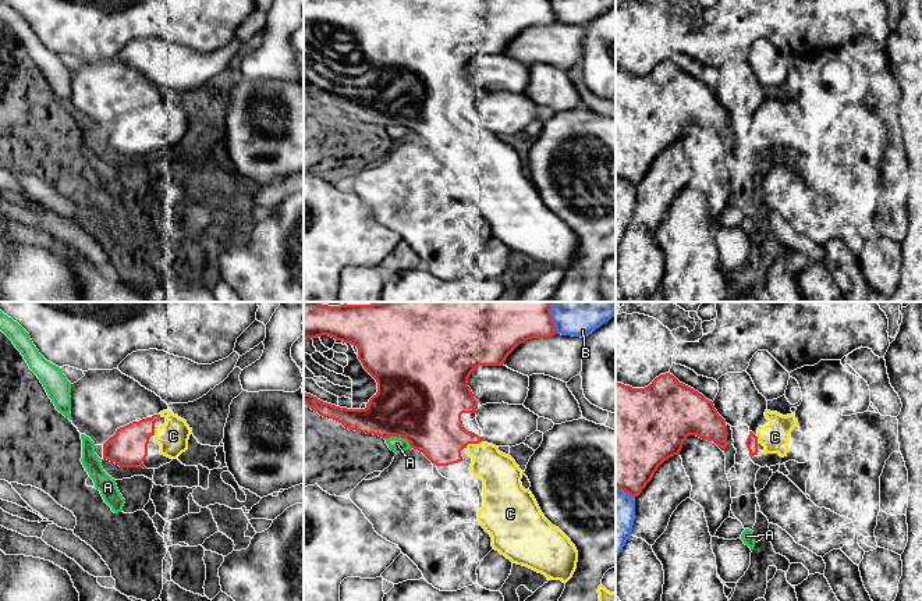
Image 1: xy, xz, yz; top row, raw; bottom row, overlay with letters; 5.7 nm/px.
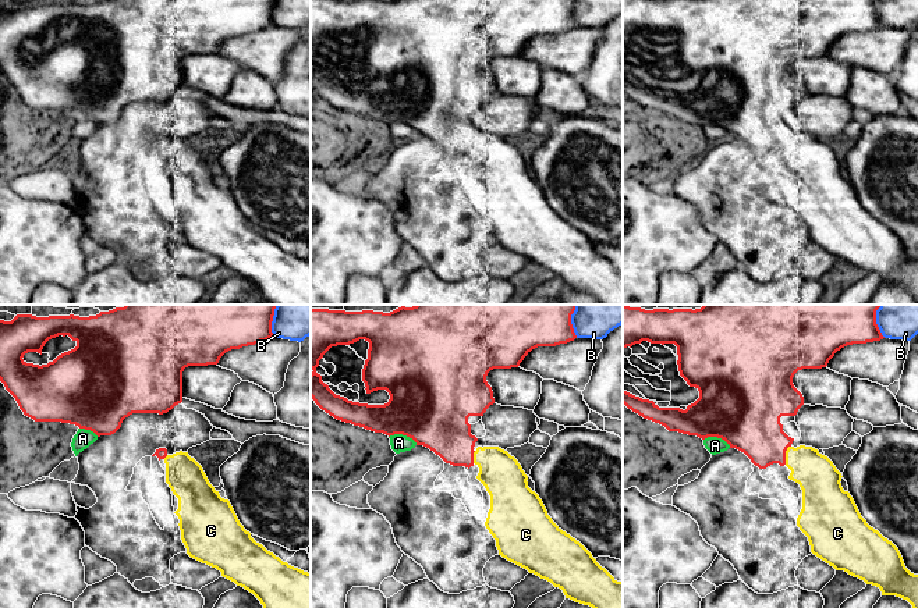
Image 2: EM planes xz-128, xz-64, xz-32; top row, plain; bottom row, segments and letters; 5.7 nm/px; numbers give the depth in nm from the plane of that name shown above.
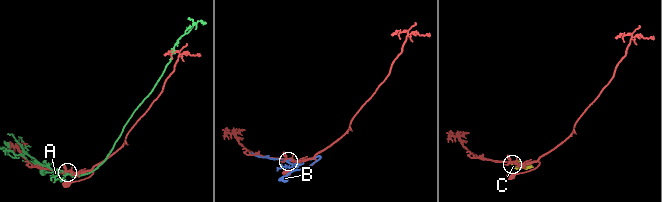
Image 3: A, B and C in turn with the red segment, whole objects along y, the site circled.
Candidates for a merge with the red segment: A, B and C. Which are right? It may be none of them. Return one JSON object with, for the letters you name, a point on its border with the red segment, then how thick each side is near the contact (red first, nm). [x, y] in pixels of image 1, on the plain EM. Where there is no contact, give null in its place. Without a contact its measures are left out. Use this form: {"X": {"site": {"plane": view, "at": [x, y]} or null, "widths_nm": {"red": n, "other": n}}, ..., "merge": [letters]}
{"C": {"site": {"plane": "xz", "at": [472, 131]}, "widths_nm": {"red": 320, "other": 220}}, "merge": ["C"]}

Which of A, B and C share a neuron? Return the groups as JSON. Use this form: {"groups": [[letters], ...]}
{"groups": [["A"], ["B"], ["C"]]}

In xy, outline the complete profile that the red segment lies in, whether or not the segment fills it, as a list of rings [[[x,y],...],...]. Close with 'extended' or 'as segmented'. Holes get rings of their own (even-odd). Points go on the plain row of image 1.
[[[163,99],[152,106],[132,110],[117,117],[116,122],[103,132],[103,147],[114,150],[120,156],[143,156],[148,145],[149,127],[160,134],[160,142],[178,147],[188,138],[192,122],[187,110],[177,103]]]; extended

